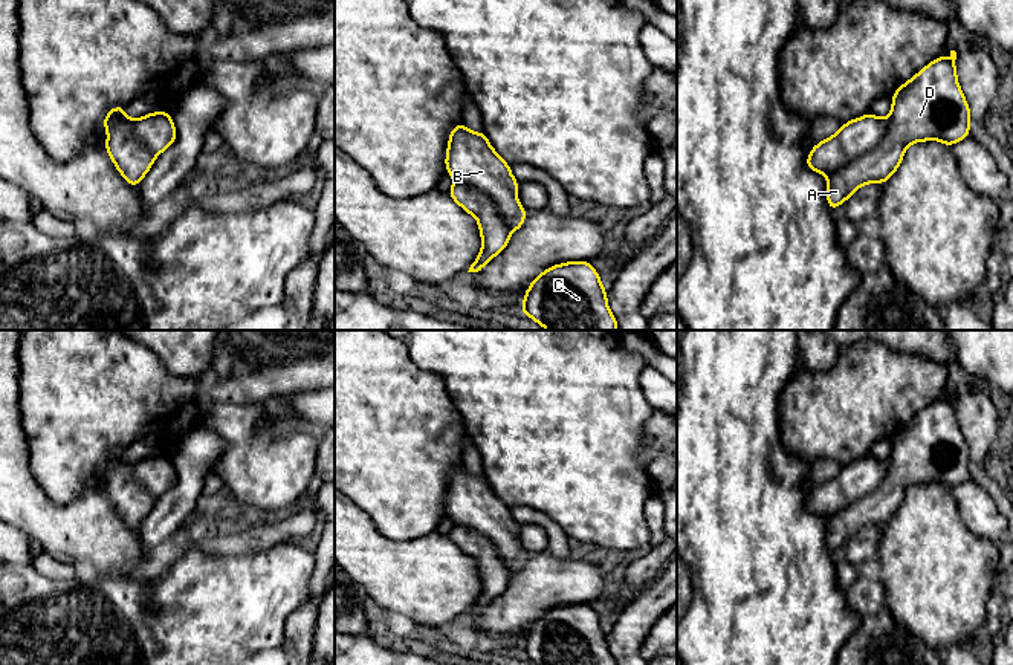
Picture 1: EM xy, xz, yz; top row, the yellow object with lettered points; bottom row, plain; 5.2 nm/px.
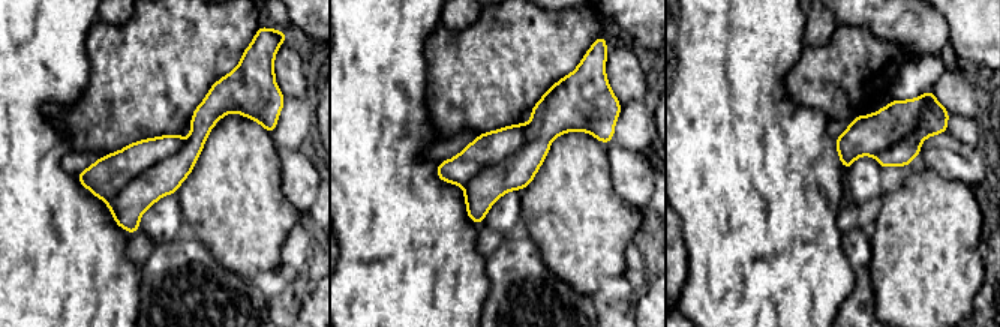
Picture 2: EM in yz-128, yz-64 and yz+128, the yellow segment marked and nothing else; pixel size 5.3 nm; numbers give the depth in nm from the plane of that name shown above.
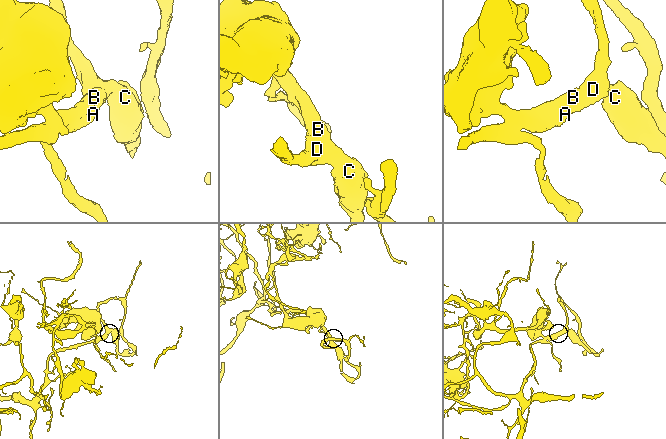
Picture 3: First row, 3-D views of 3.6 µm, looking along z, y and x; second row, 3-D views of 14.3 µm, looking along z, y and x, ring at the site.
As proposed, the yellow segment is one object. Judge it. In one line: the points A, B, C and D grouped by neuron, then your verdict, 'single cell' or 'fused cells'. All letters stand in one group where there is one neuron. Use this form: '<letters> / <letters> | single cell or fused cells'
A B C D | single cell

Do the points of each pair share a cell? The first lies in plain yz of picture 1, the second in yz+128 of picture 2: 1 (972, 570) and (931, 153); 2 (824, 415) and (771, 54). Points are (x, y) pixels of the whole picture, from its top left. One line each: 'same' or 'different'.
1: different
2: different

